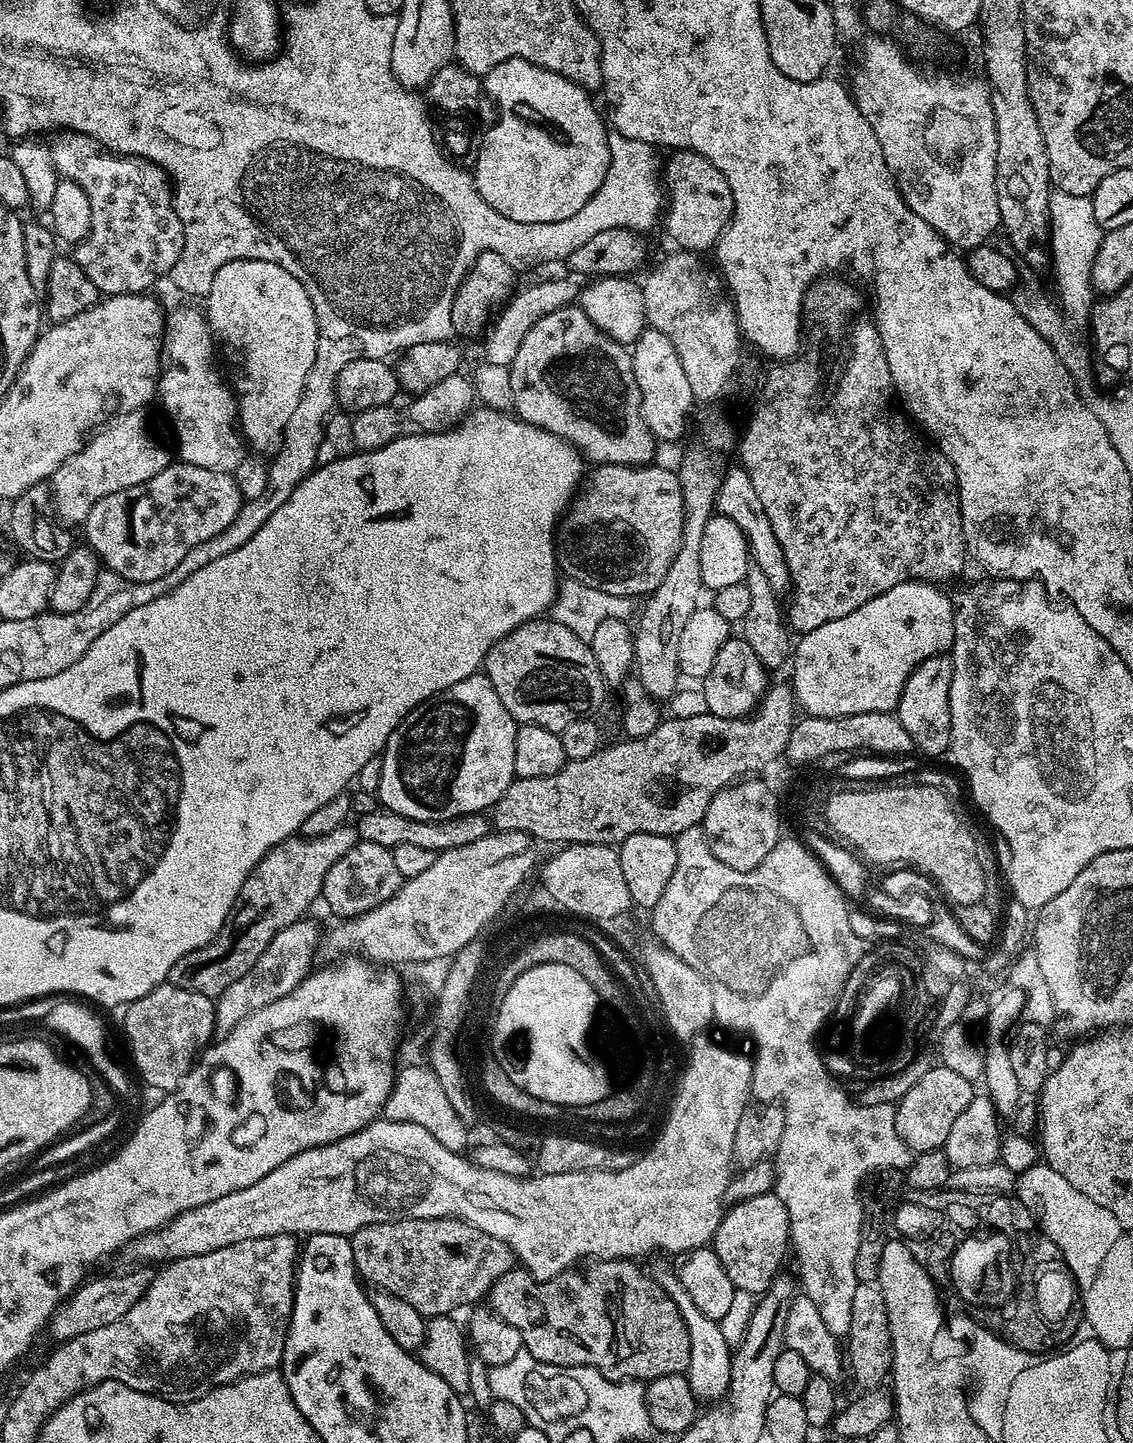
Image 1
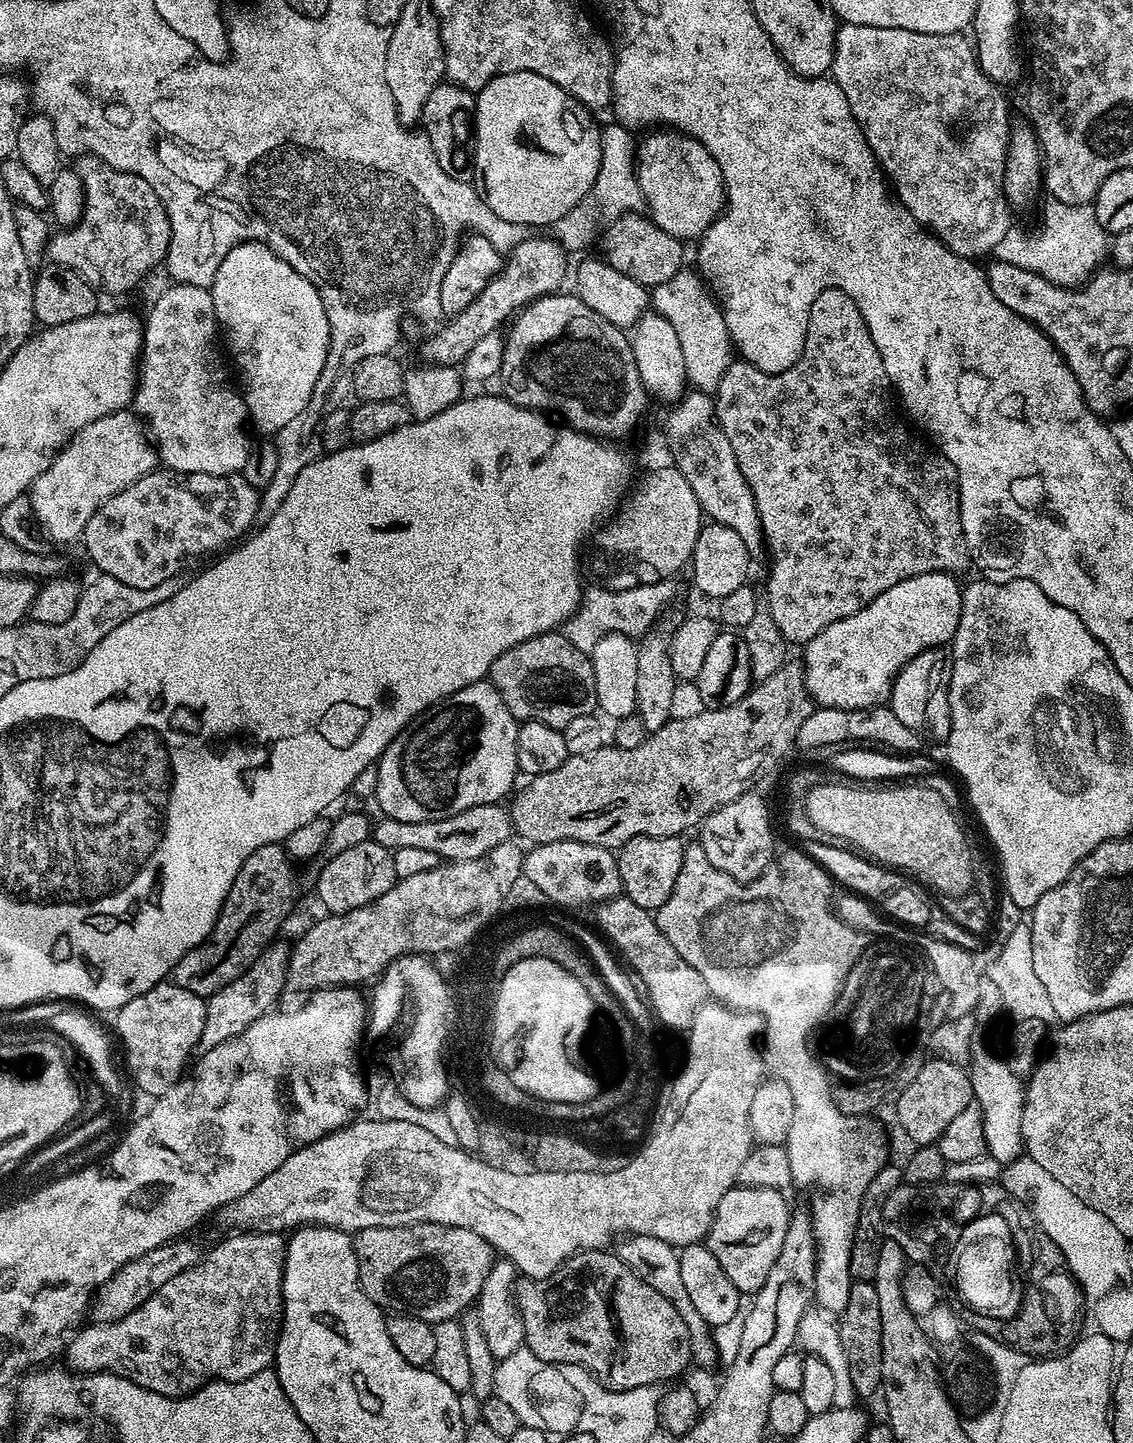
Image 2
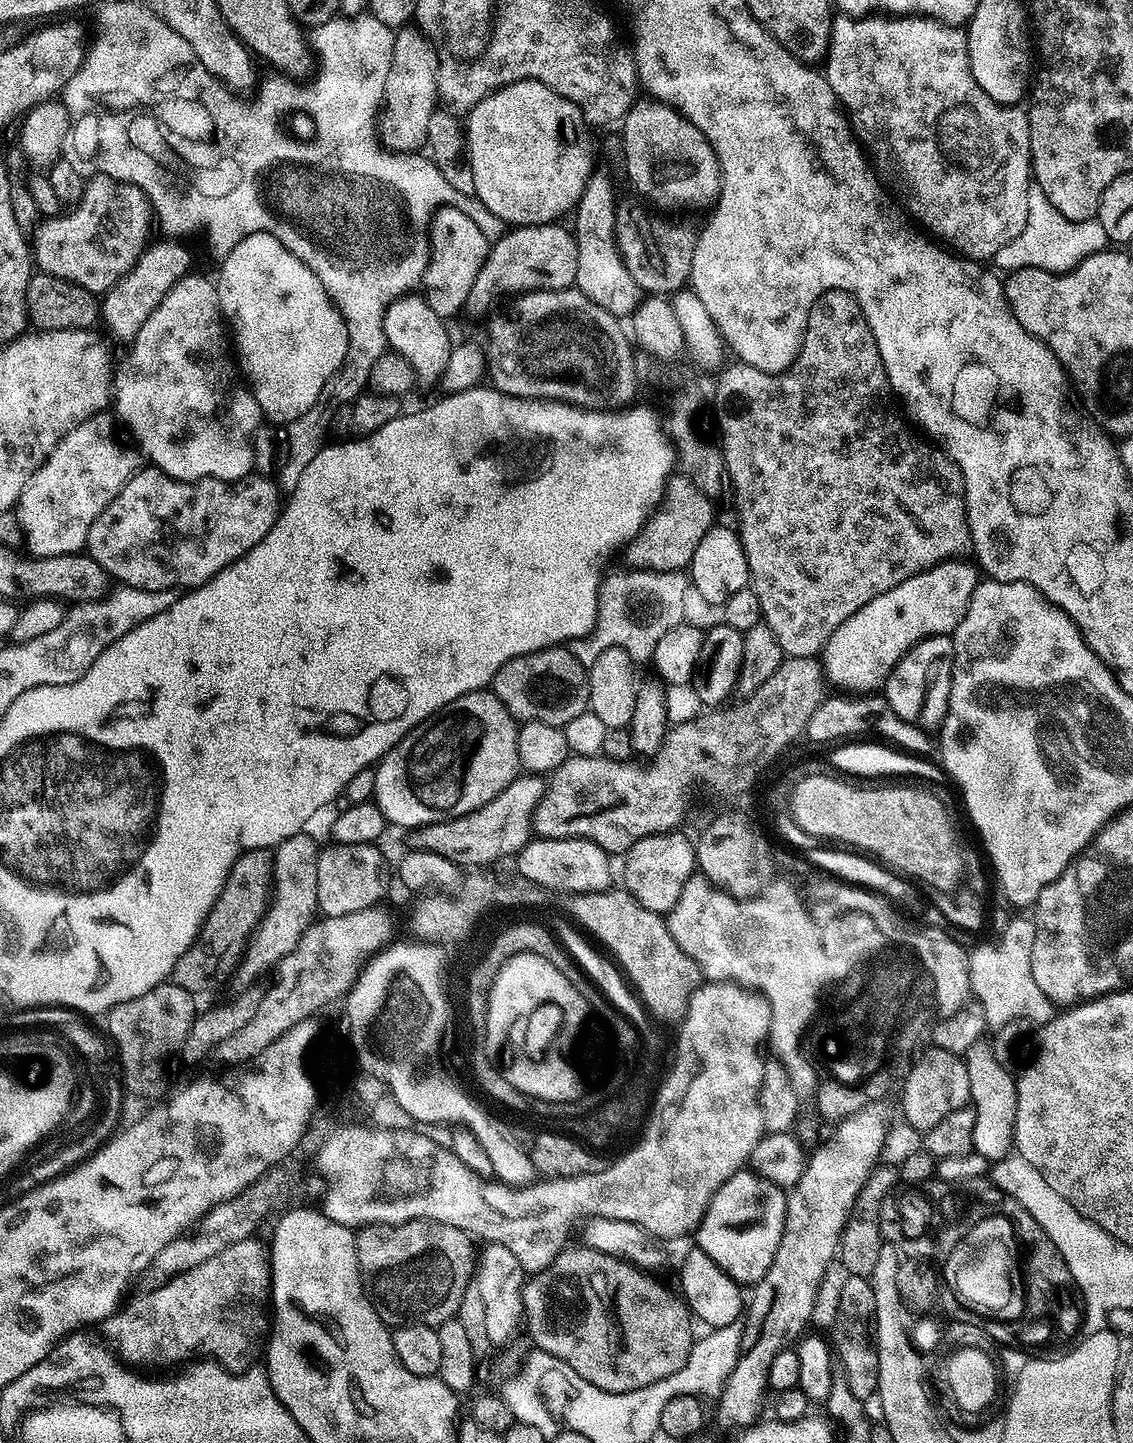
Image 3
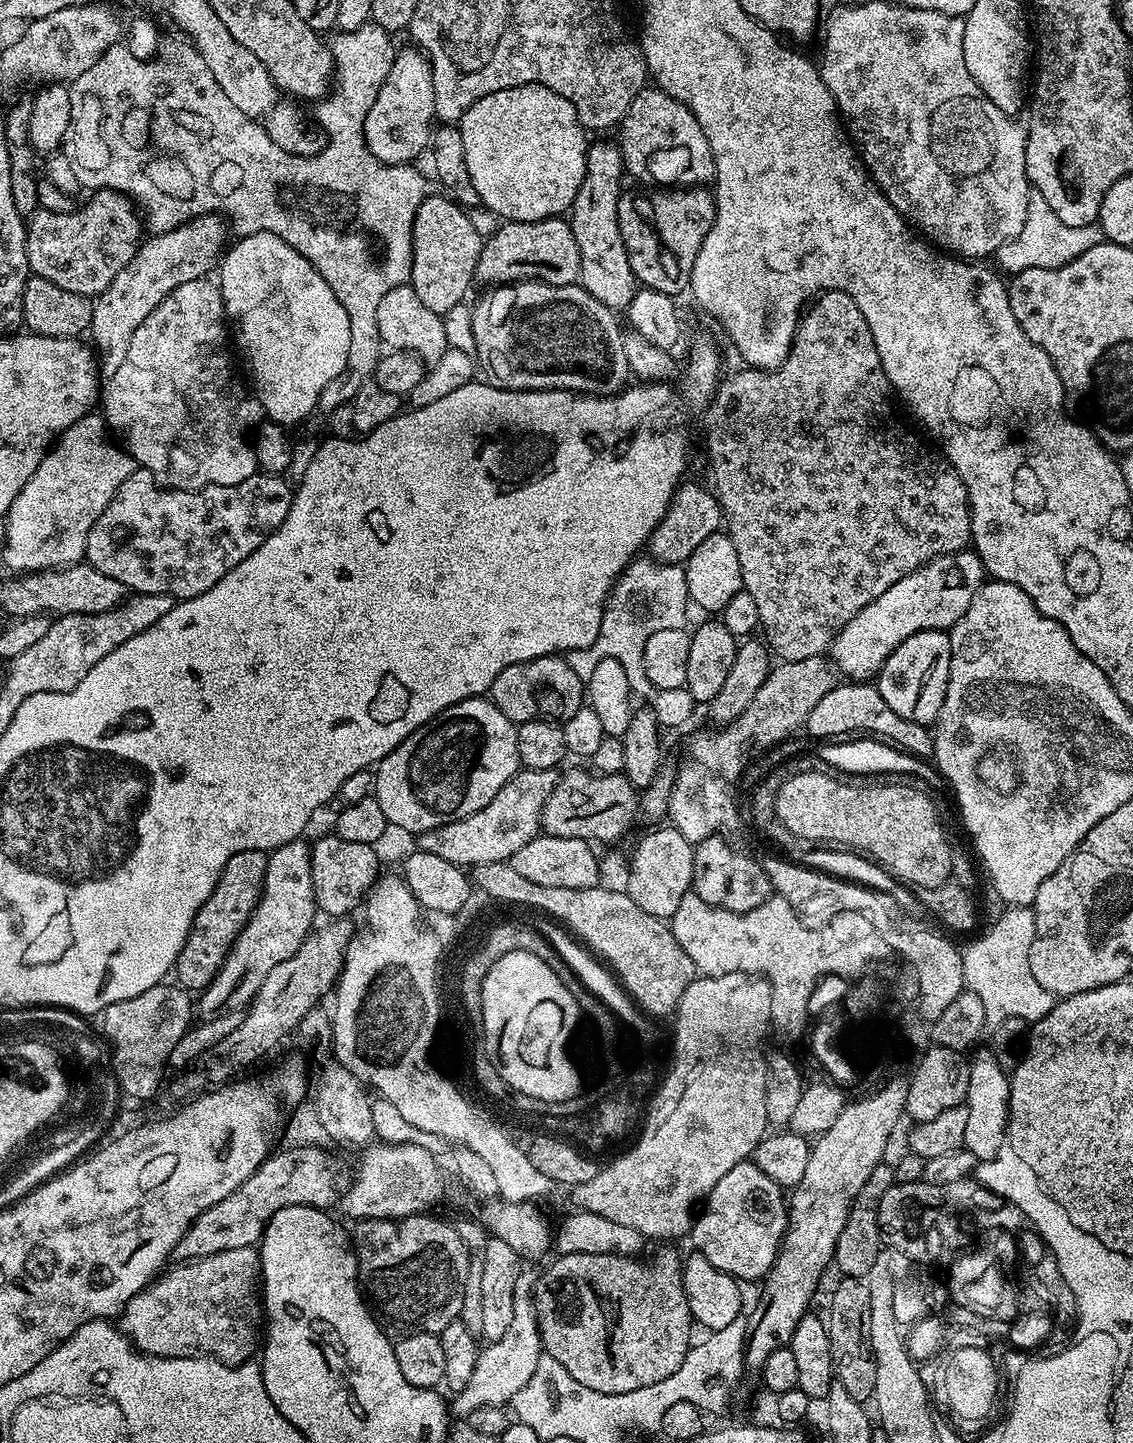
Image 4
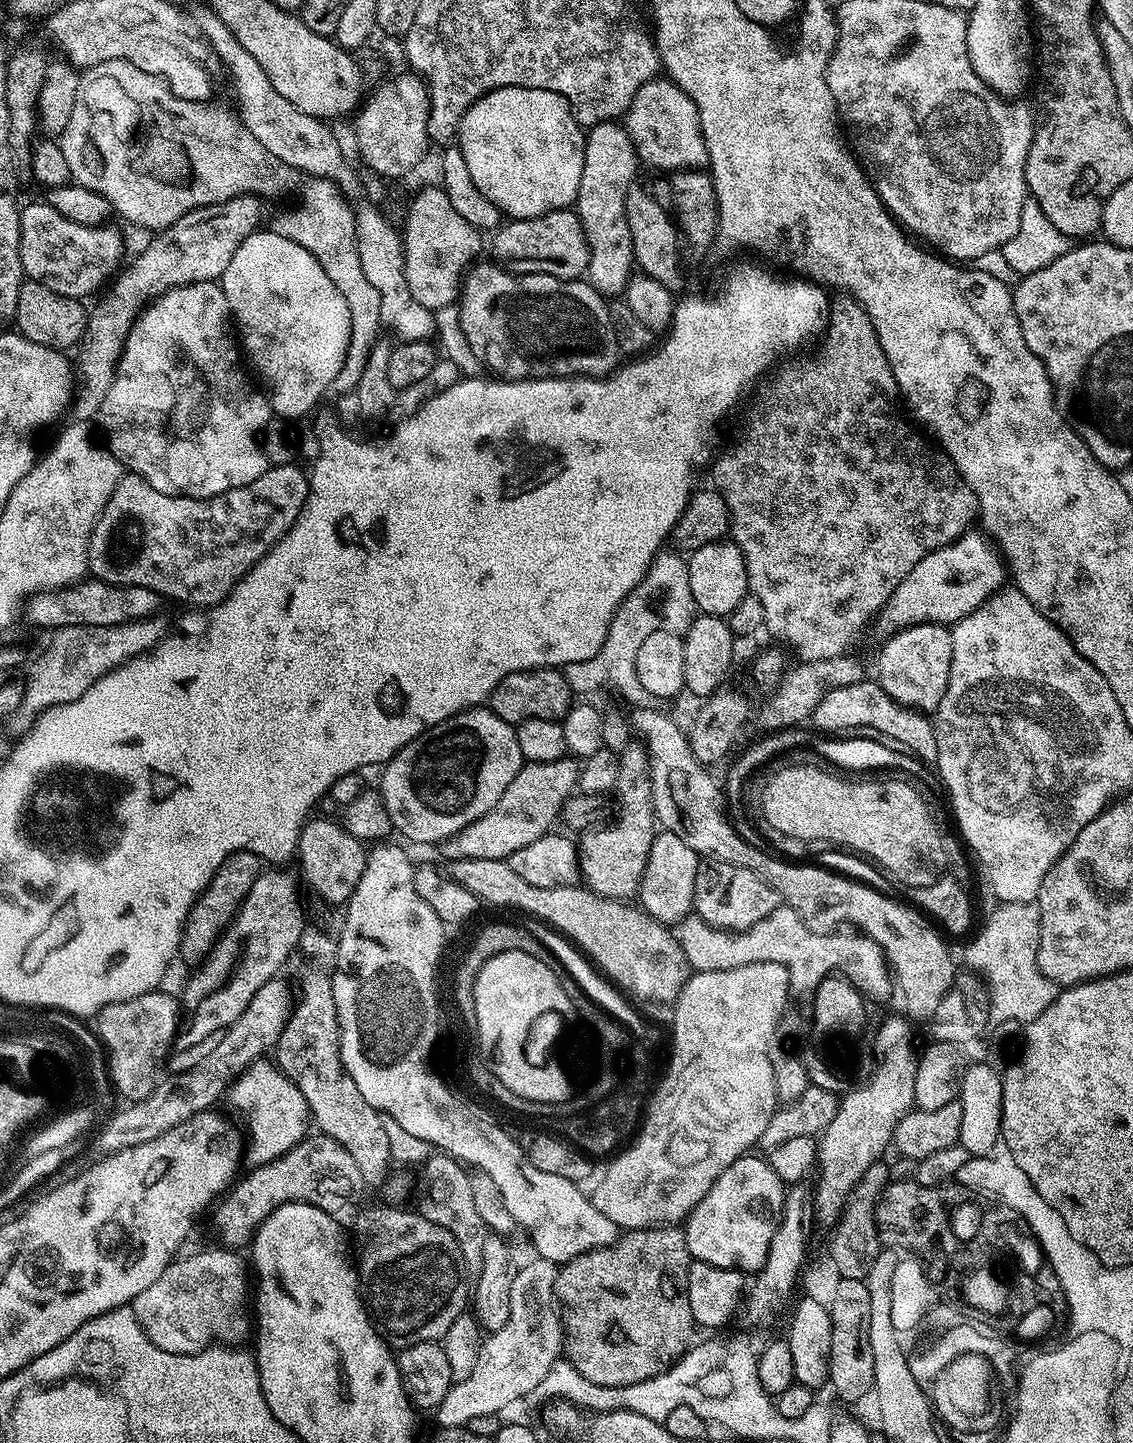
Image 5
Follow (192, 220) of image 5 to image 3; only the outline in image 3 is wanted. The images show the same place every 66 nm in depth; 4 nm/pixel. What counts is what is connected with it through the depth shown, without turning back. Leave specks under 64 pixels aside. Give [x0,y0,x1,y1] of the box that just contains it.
[102,238,190,342]

